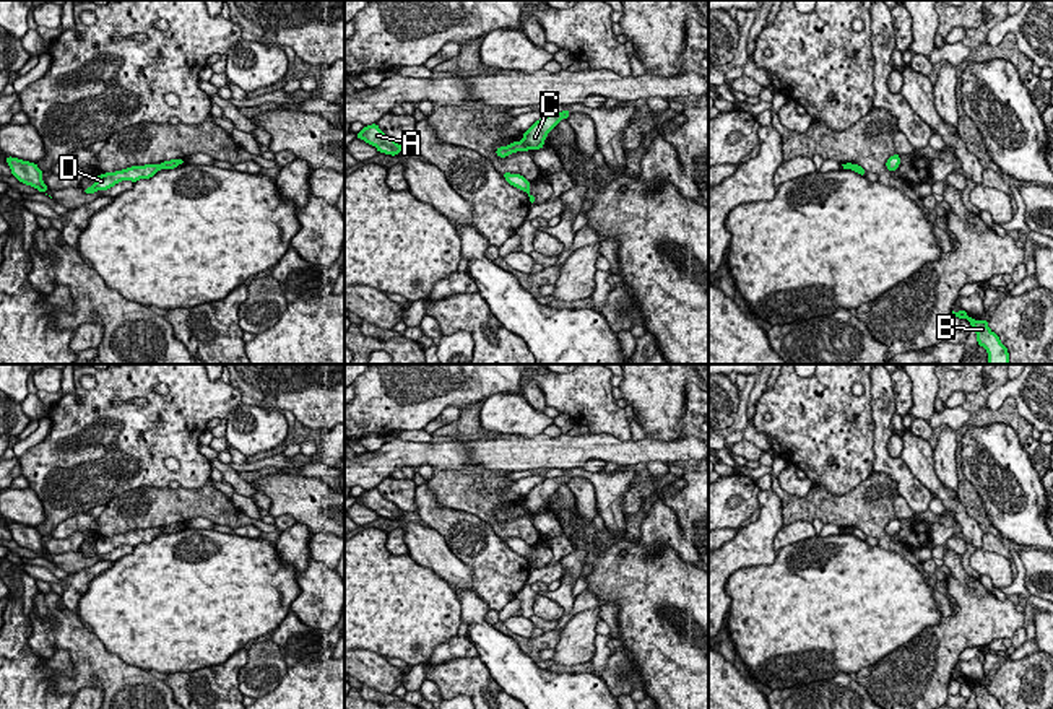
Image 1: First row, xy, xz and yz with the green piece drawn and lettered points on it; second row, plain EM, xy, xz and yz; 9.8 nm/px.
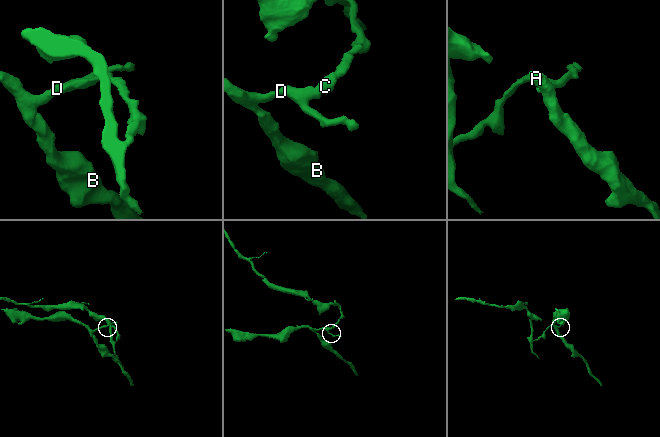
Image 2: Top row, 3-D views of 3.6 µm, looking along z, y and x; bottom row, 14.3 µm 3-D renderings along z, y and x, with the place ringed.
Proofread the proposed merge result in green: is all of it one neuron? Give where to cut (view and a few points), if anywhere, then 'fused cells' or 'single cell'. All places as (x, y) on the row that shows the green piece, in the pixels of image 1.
cut in xz along (520, 142), (530, 148); fused cells

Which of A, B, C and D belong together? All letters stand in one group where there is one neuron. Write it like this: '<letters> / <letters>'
A B D / C

